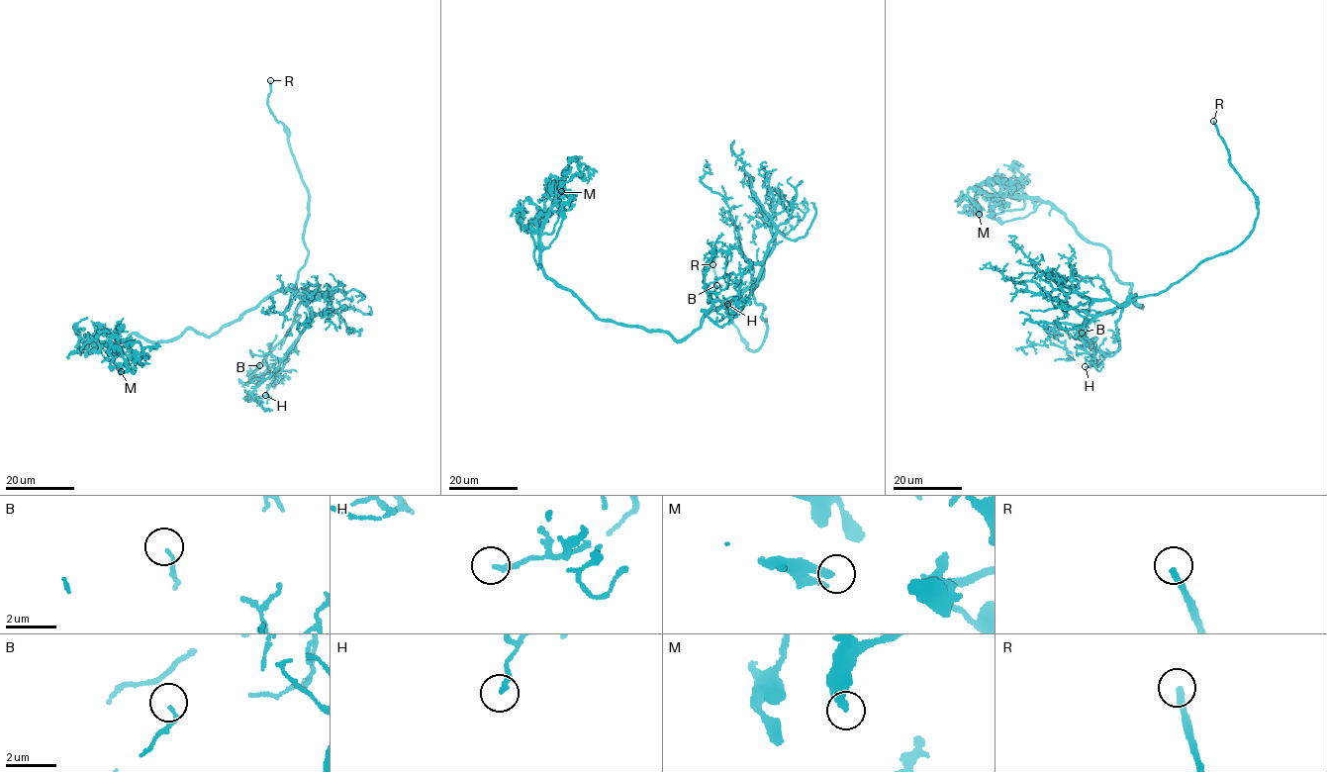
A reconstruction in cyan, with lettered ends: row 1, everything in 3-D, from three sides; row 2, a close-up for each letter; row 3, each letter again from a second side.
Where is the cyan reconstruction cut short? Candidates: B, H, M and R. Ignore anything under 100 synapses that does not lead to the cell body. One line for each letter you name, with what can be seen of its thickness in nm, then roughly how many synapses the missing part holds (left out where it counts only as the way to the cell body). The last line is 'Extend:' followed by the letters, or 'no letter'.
R: 240 nm
Extend: R

